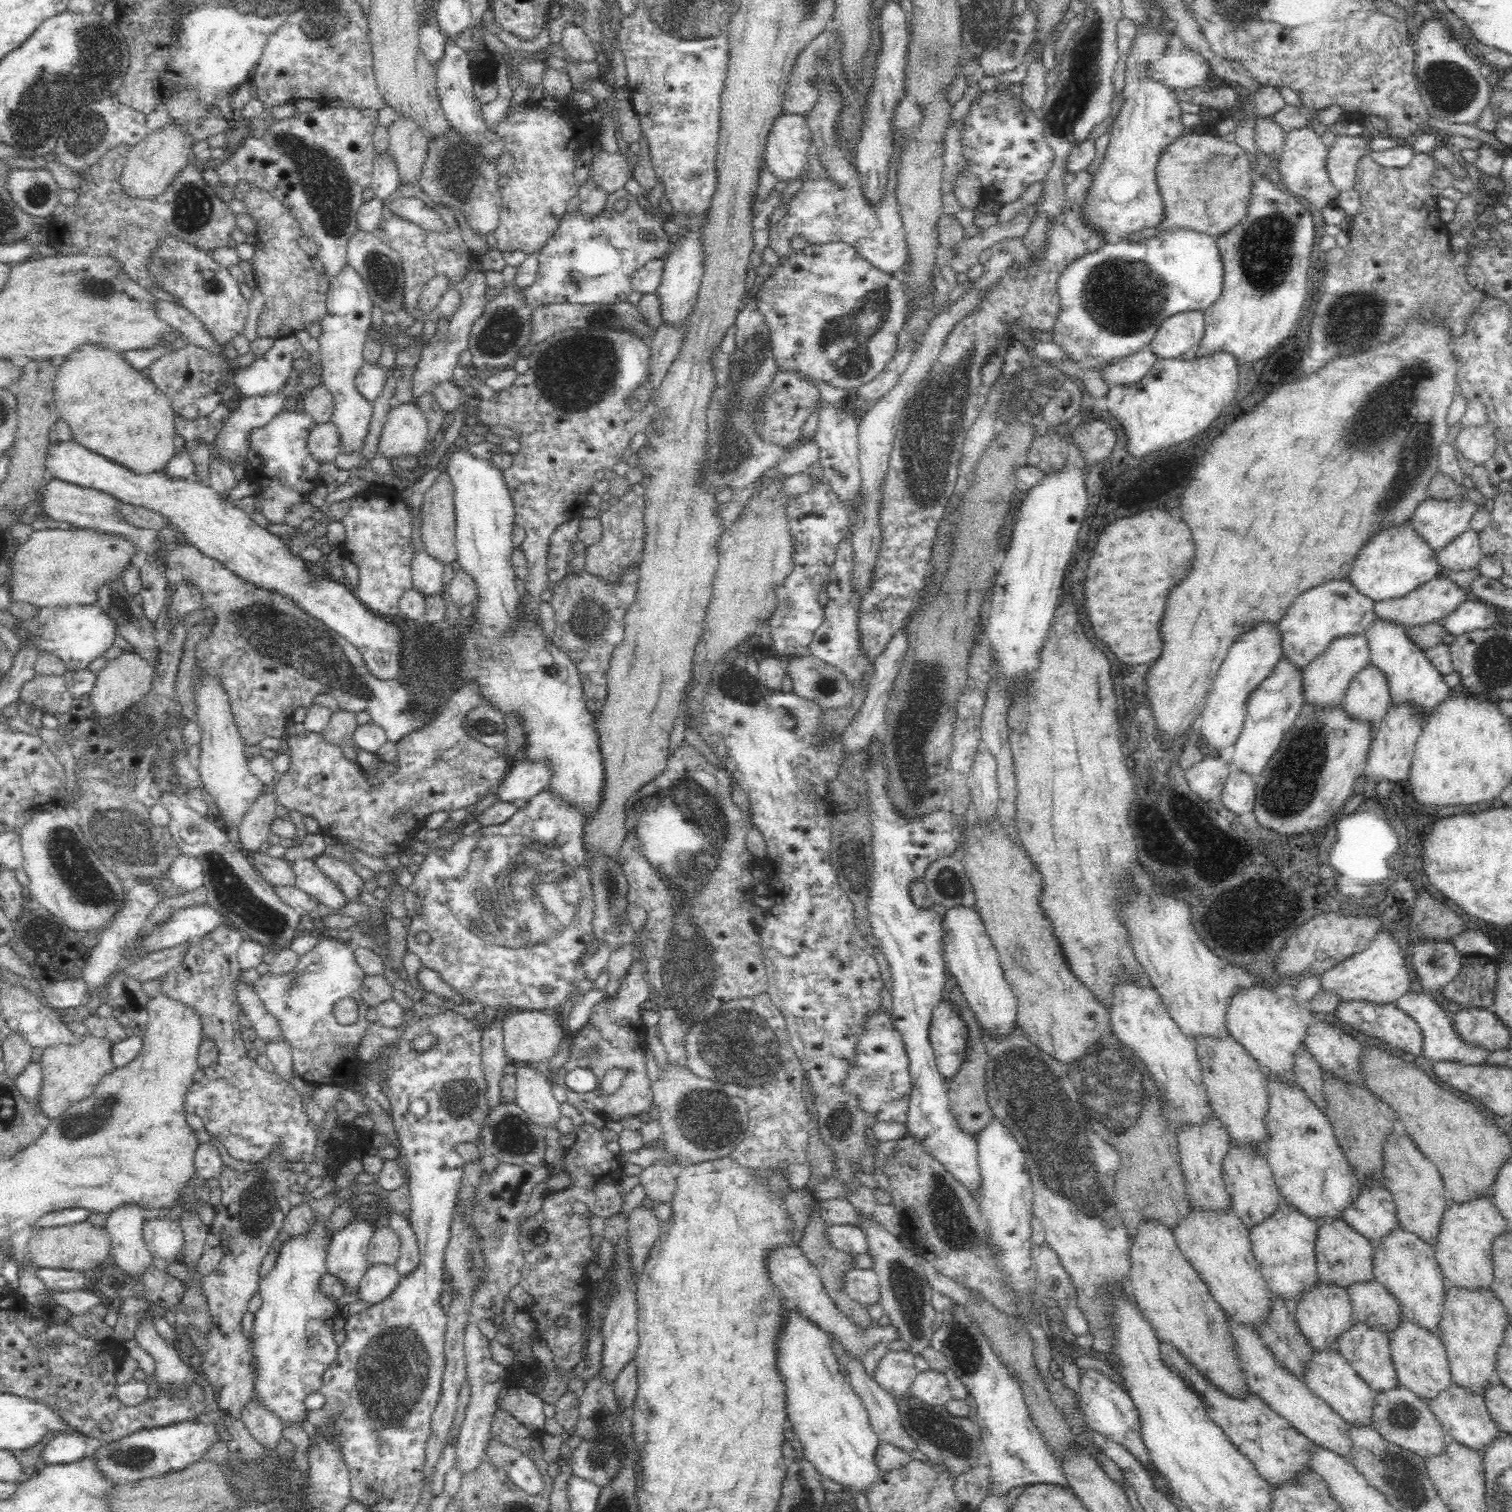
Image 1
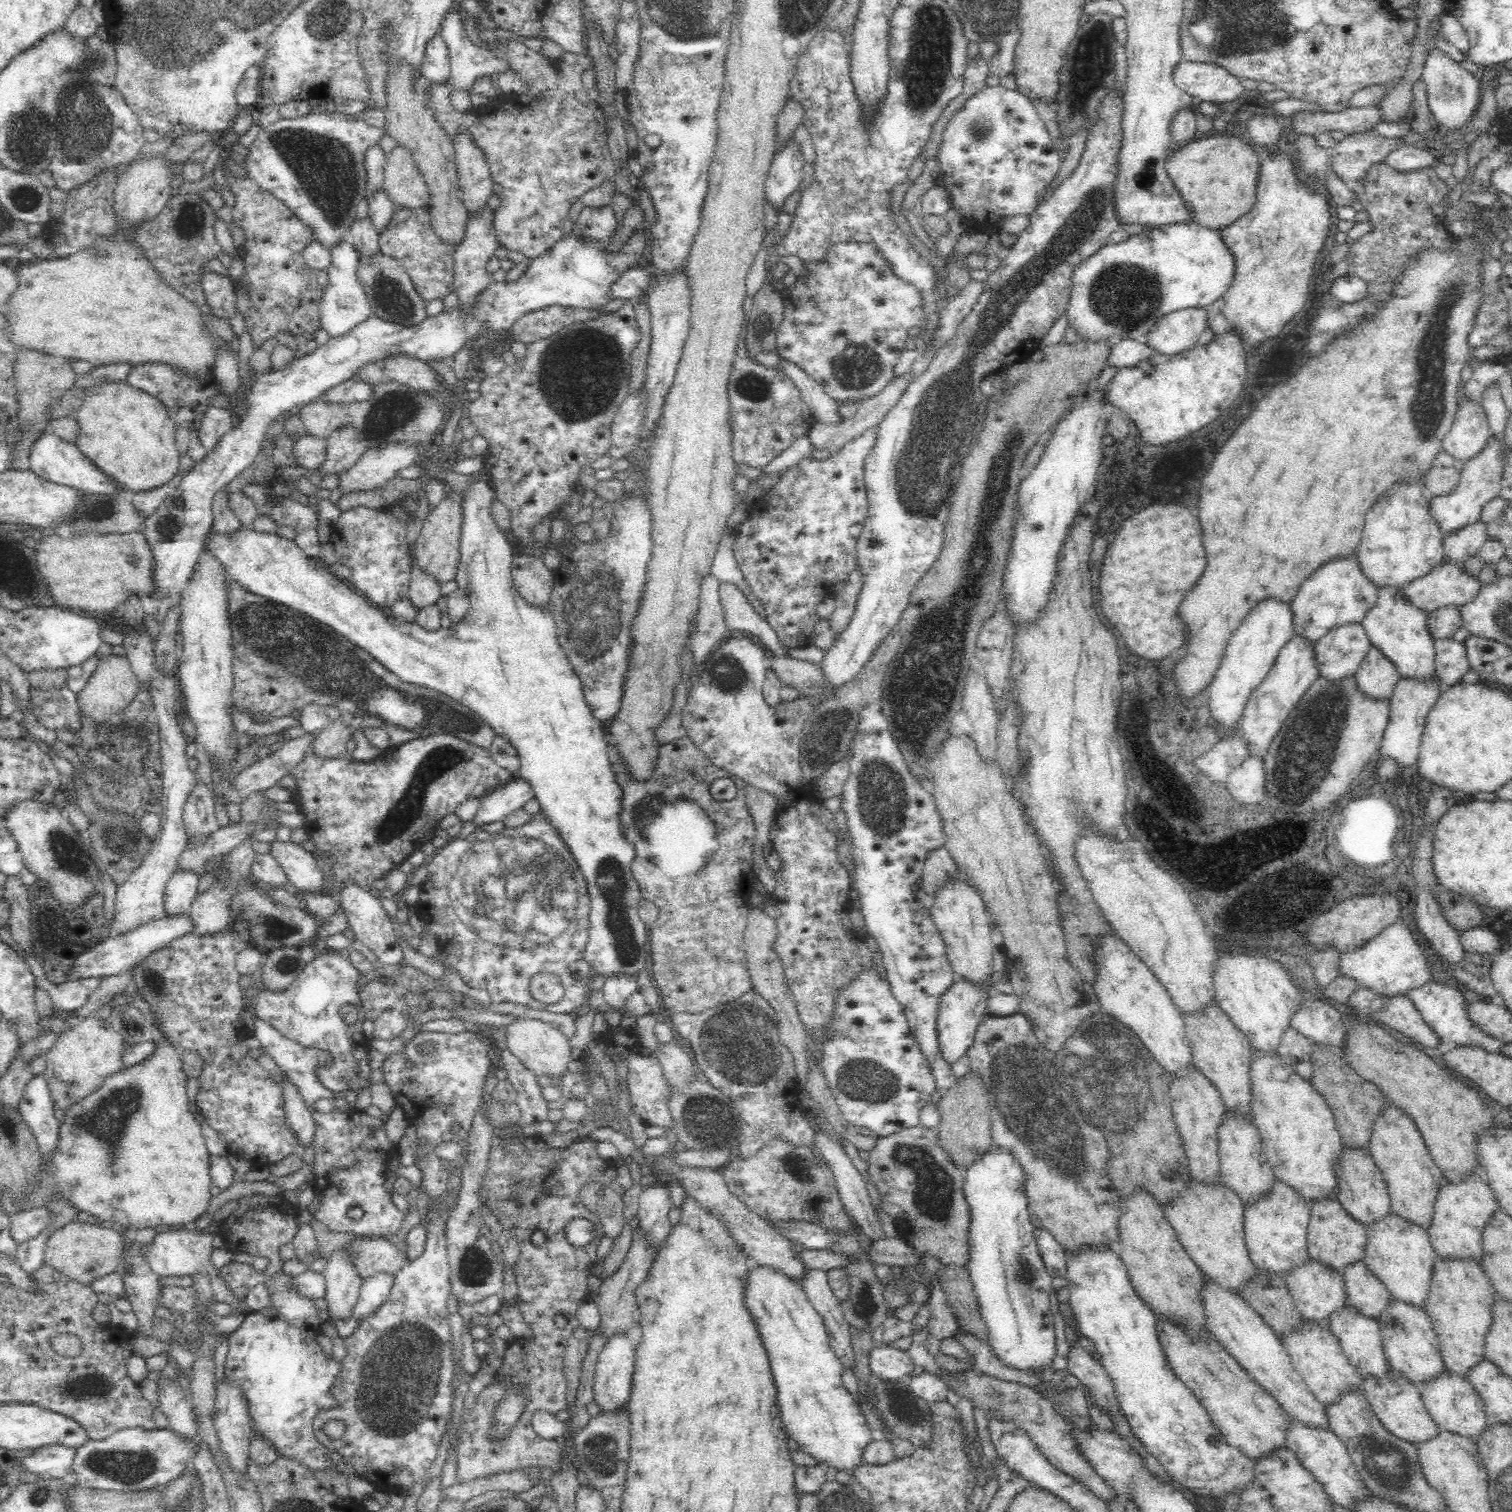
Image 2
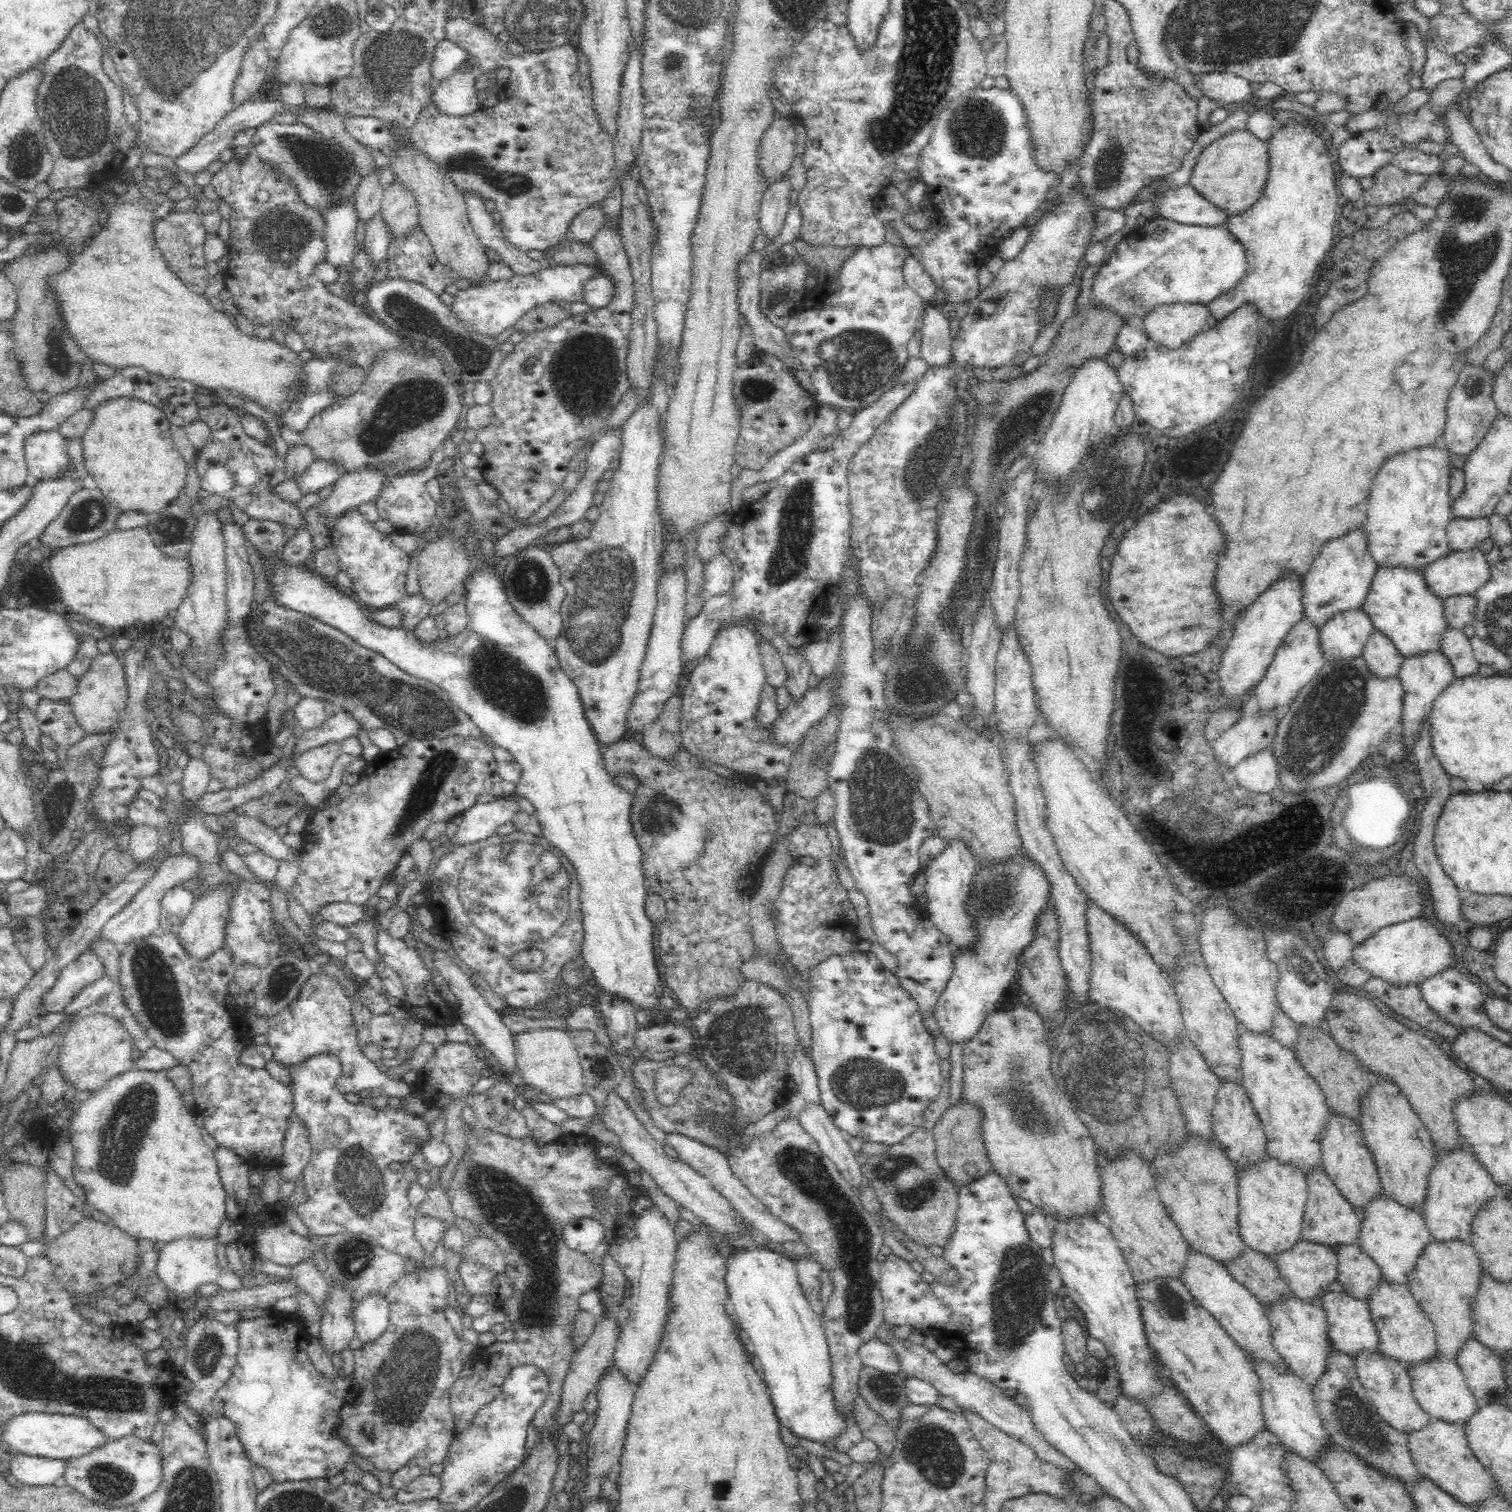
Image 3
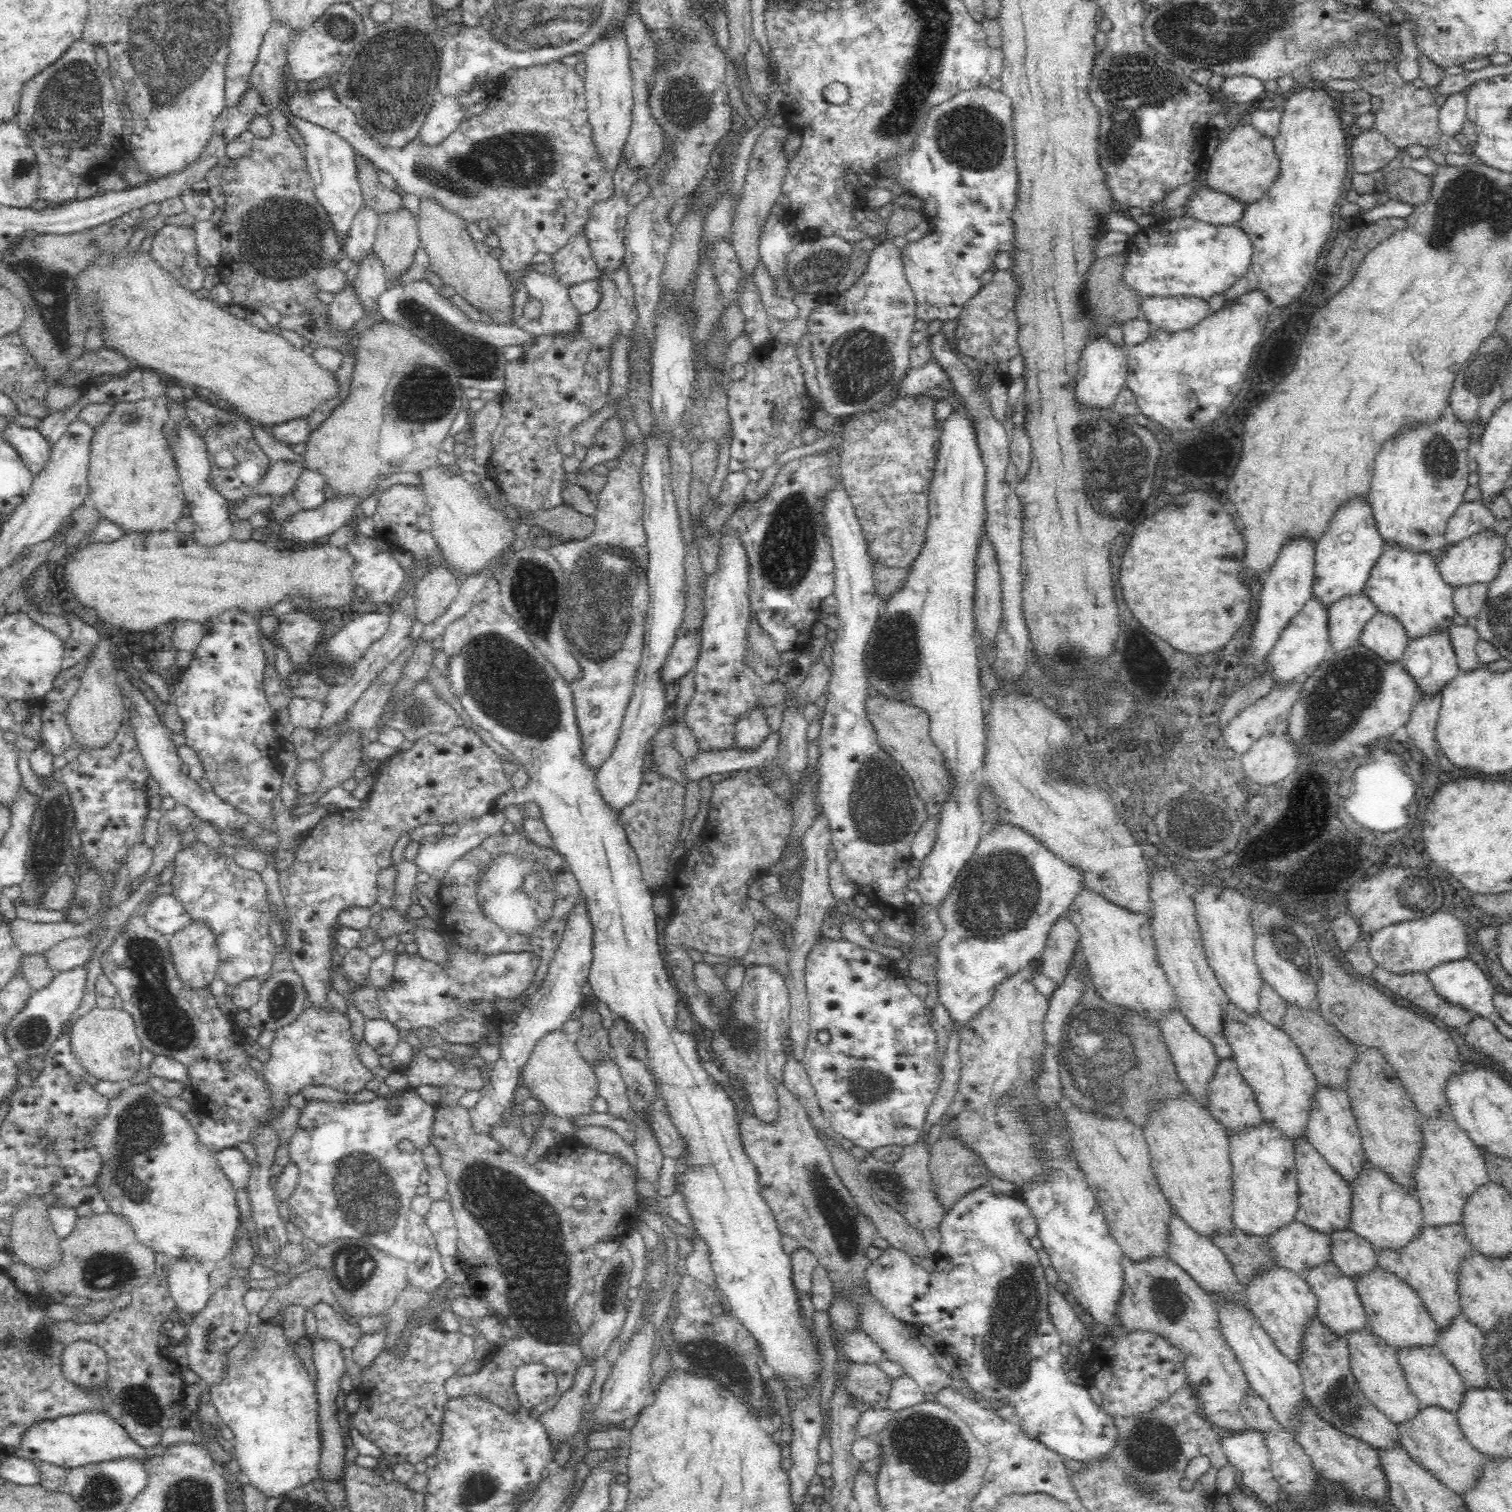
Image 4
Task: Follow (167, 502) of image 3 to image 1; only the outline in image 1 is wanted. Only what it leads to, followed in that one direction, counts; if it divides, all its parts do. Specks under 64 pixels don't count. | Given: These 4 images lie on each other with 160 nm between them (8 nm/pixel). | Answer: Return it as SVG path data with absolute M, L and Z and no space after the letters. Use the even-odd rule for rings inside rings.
M83 347L66 357L58 367L54 380L54 400L62 420L65 420L73 433L73 440L94 453L110 460L110 463L126 468L134 475L154 475L166 471L168 464L177 453L174 446L176 415L170 399L158 392L157 386L150 382L144 372L136 372L126 364L118 352L110 352L102 347Z

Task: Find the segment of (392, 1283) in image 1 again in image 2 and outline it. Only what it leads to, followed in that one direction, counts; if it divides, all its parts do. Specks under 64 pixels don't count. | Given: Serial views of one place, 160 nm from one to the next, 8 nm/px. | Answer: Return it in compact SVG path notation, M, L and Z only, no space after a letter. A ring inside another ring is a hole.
M378 1274L364 1280L353 1308L354 1320L370 1320L376 1315L380 1306L388 1300L392 1283L393 1277L390 1274Z

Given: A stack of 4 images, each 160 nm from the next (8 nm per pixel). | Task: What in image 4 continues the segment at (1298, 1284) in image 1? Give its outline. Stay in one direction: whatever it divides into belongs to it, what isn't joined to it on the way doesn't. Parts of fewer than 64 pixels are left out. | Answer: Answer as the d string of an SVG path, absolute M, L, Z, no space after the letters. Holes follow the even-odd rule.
M1268 1121L1242 1125L1229 1132L1231 1220L1242 1233L1268 1236L1295 1218L1298 1208L1293 1142Z

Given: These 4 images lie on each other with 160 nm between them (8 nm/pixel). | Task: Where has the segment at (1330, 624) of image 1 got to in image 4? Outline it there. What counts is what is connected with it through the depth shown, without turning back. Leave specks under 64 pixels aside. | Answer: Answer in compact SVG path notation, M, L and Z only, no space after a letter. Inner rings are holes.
M1369 495L1348 498L1333 512L1330 522L1316 541L1312 594L1320 597L1326 606L1343 596L1362 593L1372 567L1382 554L1385 540L1372 511Z

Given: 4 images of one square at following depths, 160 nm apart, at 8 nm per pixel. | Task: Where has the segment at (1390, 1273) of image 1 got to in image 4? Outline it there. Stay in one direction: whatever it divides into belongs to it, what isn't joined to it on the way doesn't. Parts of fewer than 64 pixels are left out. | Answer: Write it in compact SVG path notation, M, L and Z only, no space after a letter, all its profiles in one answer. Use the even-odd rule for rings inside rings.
M1363 1160L1358 1174L1350 1184L1350 1188L1349 1228L1362 1238L1369 1240L1376 1250L1401 1247L1412 1240L1424 1224L1421 1204L1413 1191L1395 1181L1390 1173L1381 1168L1376 1168L1368 1160Z

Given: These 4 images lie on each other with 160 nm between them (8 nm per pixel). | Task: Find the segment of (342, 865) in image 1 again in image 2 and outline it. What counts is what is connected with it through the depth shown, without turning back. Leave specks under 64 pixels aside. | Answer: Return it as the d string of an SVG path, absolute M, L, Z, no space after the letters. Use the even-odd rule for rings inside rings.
M348 884L346 888L342 888L338 898L342 903L348 925L355 934L355 939L362 942L378 957L378 965L406 967L407 964L404 962L404 954L402 954L399 939L396 938L394 928L392 928L389 917L382 907L382 900L373 897L369 892L362 890L355 884Z

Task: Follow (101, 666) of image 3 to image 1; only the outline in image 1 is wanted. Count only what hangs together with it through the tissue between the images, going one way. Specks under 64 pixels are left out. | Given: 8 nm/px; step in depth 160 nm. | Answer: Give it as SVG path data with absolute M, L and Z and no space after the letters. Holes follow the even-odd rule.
M124 651L120 656L107 661L106 666L95 674L94 686L87 692L88 702L102 719L115 716L142 701L152 690L153 680L152 669L135 654Z

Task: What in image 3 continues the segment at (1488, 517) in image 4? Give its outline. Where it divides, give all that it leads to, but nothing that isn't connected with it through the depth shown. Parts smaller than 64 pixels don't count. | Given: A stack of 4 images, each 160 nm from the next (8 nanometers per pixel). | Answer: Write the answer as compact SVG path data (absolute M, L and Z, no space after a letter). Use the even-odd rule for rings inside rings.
M1454 516L1447 526L1450 550L1457 551L1473 546L1480 546L1489 537L1489 518L1487 516Z

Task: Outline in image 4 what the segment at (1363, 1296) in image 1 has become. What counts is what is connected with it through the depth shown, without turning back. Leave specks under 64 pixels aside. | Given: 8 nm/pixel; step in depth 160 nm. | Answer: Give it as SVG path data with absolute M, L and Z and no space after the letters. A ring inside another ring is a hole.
M1346 1227L1330 1231L1331 1259L1346 1275L1355 1278L1377 1264L1377 1250L1369 1240Z

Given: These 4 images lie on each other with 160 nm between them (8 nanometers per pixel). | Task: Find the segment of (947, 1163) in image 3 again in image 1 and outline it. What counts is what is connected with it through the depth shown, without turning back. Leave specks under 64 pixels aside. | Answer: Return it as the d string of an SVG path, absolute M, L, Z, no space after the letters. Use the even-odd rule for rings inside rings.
M951 975L949 976L948 983L943 991L943 998L950 998L957 1004L958 1011L961 1012L962 1017L968 1025L969 1039L968 1047L966 1048L965 1060L958 1069L958 1072L951 1076L951 1081L947 1087L947 1097L949 1100L949 1107L951 1113L954 1114L958 1128L966 1135L972 1138L978 1138L982 1130L989 1126L992 1122L992 1115L989 1109L989 1102L987 1100L987 1084L985 1079L985 1072L987 1062L986 1046L982 1041L983 1030L980 1023L970 1013L968 1002L958 987L956 980Z

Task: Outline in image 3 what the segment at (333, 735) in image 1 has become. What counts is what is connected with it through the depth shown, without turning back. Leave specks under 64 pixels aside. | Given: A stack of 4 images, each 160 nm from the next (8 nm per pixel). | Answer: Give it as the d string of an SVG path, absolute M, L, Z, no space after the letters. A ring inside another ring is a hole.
M337 744L311 748L295 758L294 768L304 780L318 784L330 776L332 765L341 752L341 747Z

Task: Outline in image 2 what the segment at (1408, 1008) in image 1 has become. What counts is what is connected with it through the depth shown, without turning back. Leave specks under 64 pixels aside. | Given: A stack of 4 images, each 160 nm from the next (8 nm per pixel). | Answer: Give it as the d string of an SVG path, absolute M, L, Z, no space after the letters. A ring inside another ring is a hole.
M1430 980L1422 987L1410 990L1407 996L1414 1001L1414 1005L1418 1007L1426 1023L1438 1033L1440 1042L1452 1041L1455 1043L1455 1046L1482 1045L1483 1049L1488 1052L1499 1052L1503 1048L1504 1041L1482 1031L1478 1025L1470 1020L1468 1000L1466 1000L1464 992L1458 986L1450 986L1450 984L1444 984L1444 982Z

